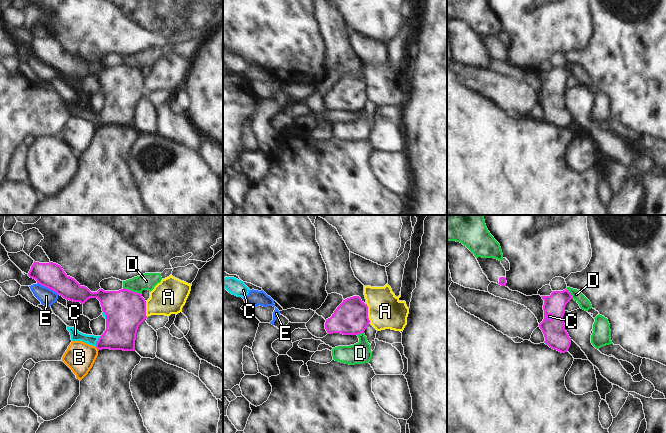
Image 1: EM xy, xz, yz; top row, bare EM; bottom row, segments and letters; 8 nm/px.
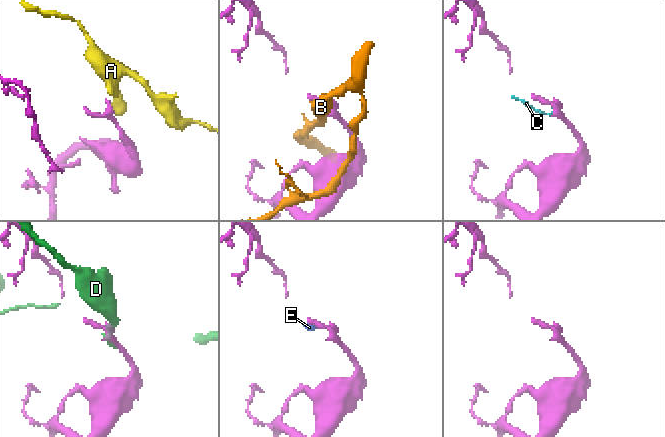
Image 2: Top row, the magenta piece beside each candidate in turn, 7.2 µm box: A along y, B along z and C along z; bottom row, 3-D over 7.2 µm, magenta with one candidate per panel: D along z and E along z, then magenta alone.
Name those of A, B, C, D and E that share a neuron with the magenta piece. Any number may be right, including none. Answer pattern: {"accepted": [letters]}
{"accepted": ["C"]}

